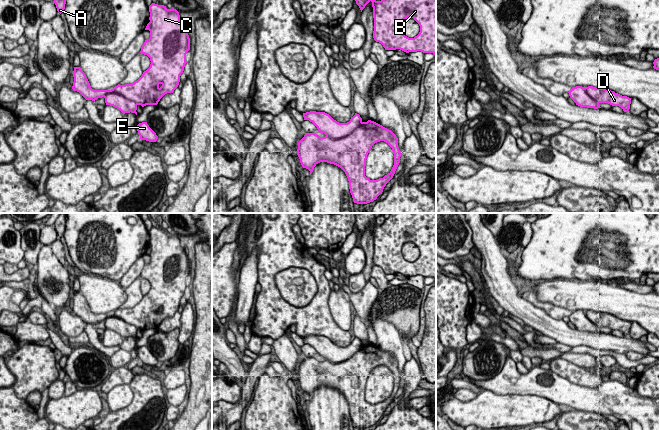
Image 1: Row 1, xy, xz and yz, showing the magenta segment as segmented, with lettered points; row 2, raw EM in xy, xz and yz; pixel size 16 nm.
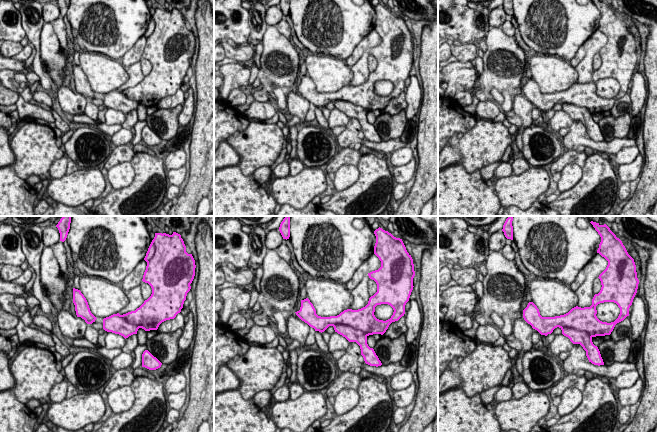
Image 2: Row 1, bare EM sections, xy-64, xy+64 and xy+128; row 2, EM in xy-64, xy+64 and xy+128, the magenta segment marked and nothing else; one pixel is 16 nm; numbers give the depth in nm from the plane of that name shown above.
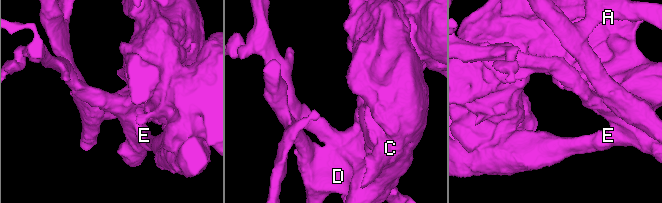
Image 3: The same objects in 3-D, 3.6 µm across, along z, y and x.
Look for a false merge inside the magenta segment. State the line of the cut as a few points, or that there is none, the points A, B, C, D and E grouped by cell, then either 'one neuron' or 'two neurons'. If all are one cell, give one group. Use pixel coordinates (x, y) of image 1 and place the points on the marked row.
cut xz (362, 122), (342, 137), (331, 139), (326, 136); groups A B C D / E; two neurons

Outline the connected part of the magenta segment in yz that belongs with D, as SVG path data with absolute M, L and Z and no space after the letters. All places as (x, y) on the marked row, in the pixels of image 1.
M593 86L585 87L587 94L598 103L608 103L612 106L619 106L624 112L629 112L631 98L622 96L614 91Z

